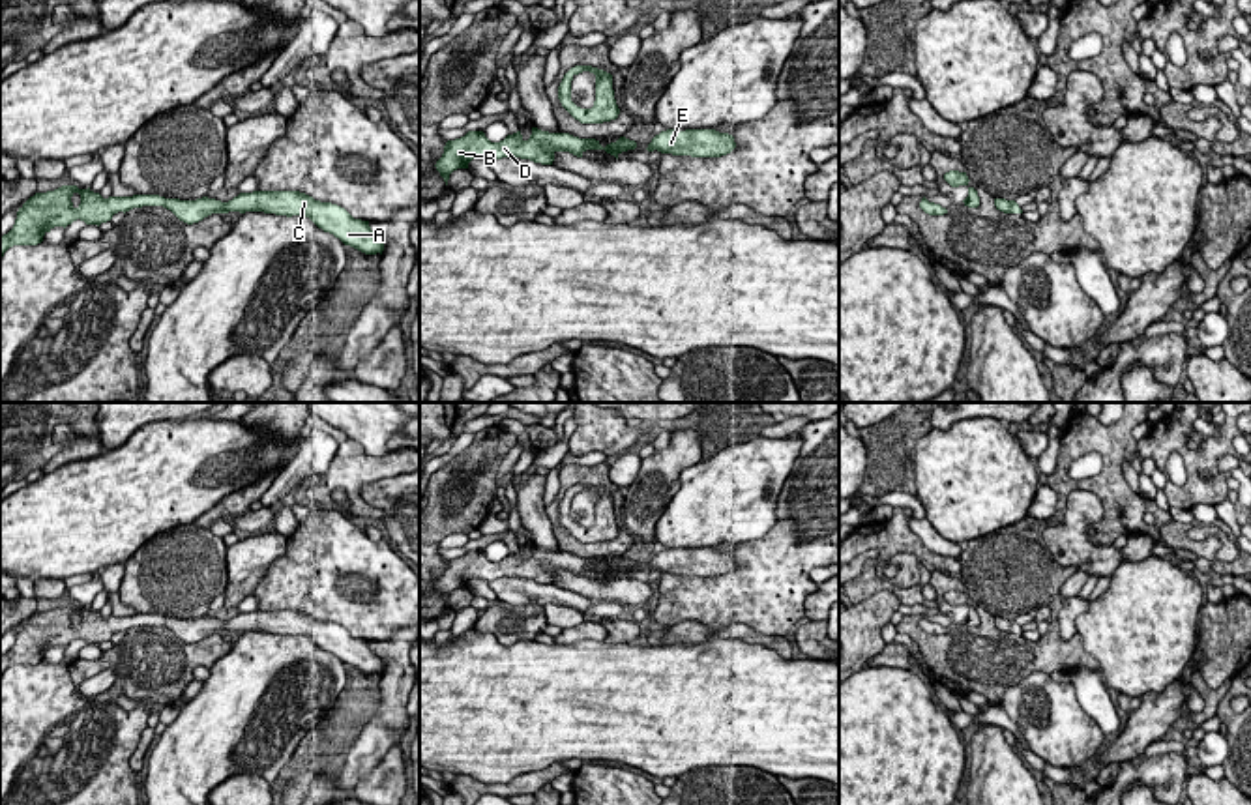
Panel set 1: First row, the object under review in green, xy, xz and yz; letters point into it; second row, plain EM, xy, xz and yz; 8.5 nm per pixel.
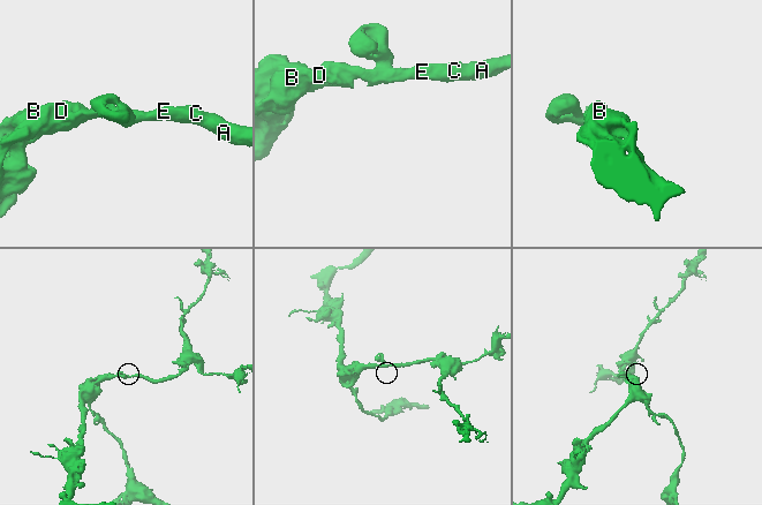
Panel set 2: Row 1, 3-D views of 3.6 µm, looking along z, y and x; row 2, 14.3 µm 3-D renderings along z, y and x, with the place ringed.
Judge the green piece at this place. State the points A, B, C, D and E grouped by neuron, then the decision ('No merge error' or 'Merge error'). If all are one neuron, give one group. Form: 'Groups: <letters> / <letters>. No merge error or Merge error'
Groups: A B C D E. No merge error

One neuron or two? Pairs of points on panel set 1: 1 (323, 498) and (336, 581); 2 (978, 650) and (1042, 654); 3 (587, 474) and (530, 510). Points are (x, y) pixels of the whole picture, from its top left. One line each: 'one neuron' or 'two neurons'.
1: two neurons
2: one neuron
3: two neurons

